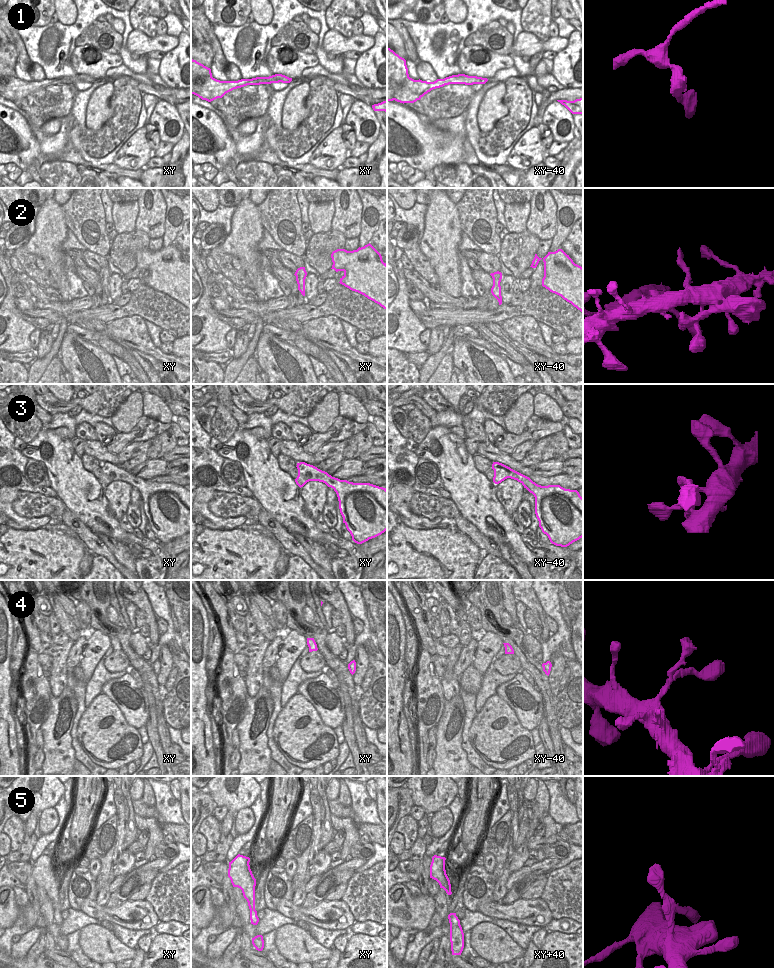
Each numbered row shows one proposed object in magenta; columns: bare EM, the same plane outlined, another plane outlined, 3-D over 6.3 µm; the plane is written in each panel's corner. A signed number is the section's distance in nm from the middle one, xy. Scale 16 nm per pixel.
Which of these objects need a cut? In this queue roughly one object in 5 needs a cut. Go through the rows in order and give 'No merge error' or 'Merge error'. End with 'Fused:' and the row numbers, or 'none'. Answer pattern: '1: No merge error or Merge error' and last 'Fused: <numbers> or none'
1: Merge error
2: Merge error
3: No merge error
4: No merge error
5: No merge error
Fused: 1, 2.

